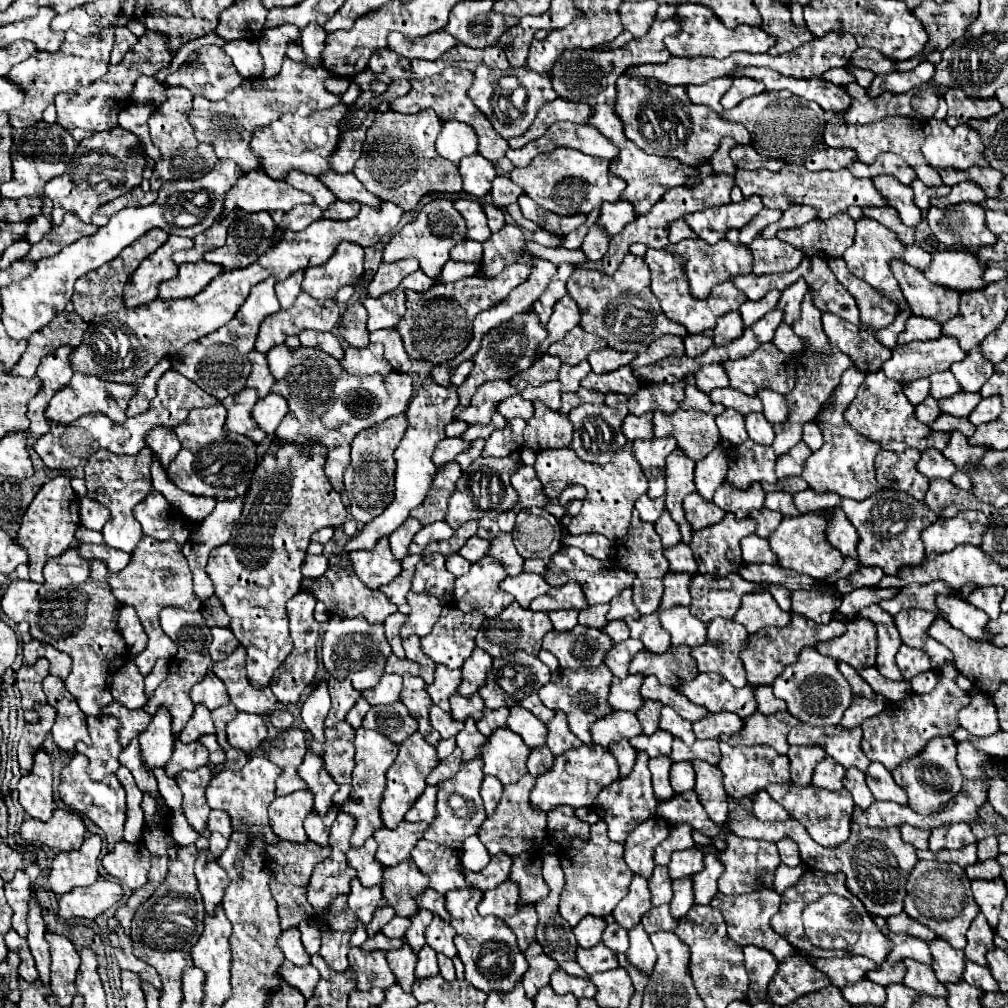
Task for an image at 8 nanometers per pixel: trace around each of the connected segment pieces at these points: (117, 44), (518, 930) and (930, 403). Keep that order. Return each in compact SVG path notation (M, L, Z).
M116 27L116 39L114 39L114 47L110 53L110 63L120 63L124 53L138 41L136 35L132 35L128 31L128 27Z
M524 905L514 917L508 917L508 919L504 919L504 921L506 921L508 927L516 933L520 951L526 951L526 949L536 941L538 915L536 915L534 905Z
M926 397L918 407L916 407L916 417L918 421L930 425L932 421L936 421L940 415L940 407L938 407L938 401L934 397Z

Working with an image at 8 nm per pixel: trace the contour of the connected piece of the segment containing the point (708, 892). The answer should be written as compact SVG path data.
M706 853L704 855L704 869L696 875L692 875L694 881L694 895L696 895L696 903L710 903L710 899L718 893L716 881L718 875L722 875L724 867L718 861L716 853Z

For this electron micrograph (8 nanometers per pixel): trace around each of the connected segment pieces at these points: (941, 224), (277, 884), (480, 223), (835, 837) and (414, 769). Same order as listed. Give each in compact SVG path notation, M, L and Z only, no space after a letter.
M958 203L956 207L928 209L928 225L934 237L946 247L986 247L996 243L996 235L984 223L984 209L976 203Z
M278 841L276 845L268 847L268 867L272 869L270 891L278 903L278 915L282 921L282 929L298 927L302 921L306 921L314 915L312 905L308 903L308 897L306 897L306 887L310 883L314 865L328 857L330 857L330 847L318 847L312 841L306 841L306 843Z
M456 199L454 201L456 209L464 215L466 219L466 227L468 227L468 239L474 239L474 241L484 241L484 239L490 239L492 231L486 223L486 215L484 215L484 207L474 201L474 199Z
M768 785L766 791L770 793L770 797L774 801L778 801L794 819L798 819L806 831L810 833L810 837L824 845L824 847L836 847L840 843L844 843L850 835L850 819L854 813L854 801L852 795L848 795L846 789L840 791L826 791L826 789L818 789L818 787L796 787L796 785Z
M420 733L410 735L400 745L400 753L386 773L386 791L384 791L384 799L380 803L380 813L382 813L382 821L384 821L386 827L398 827L400 821L404 821L406 811L424 793L426 777L436 767L436 763L438 763L436 749L432 745L428 745Z

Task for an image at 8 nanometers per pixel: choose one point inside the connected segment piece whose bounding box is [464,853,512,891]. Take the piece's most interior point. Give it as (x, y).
(497, 871)

